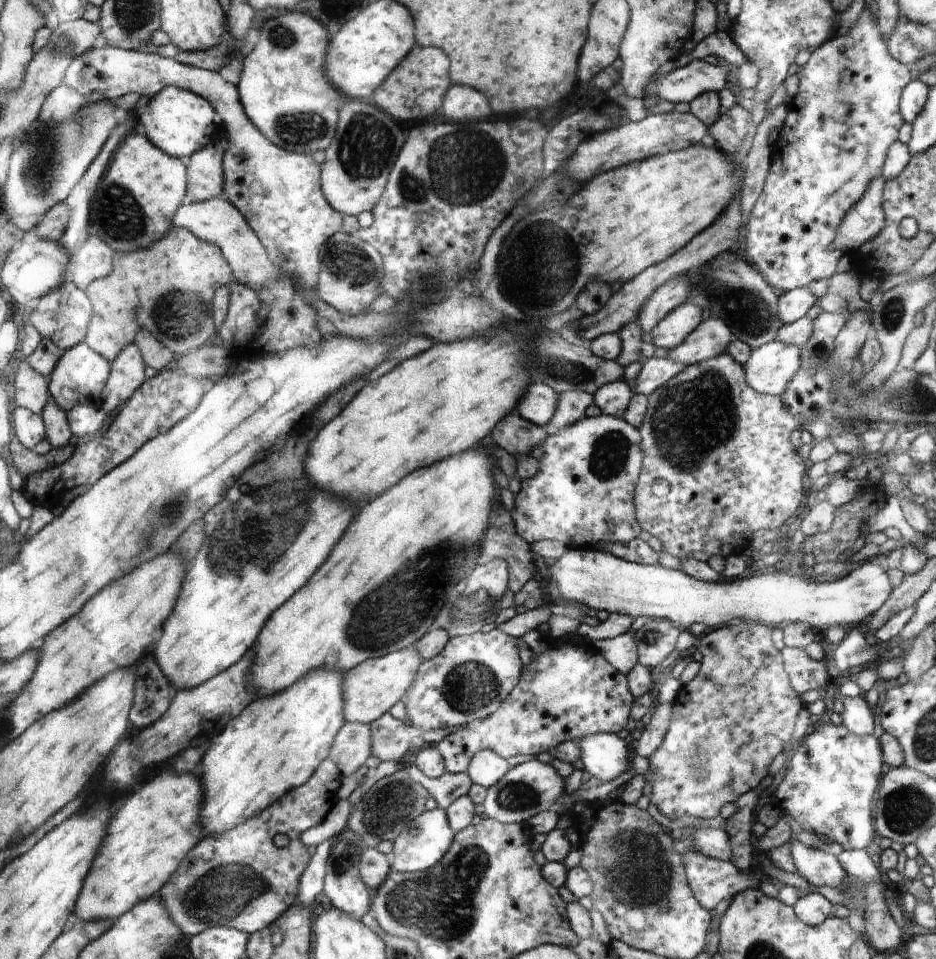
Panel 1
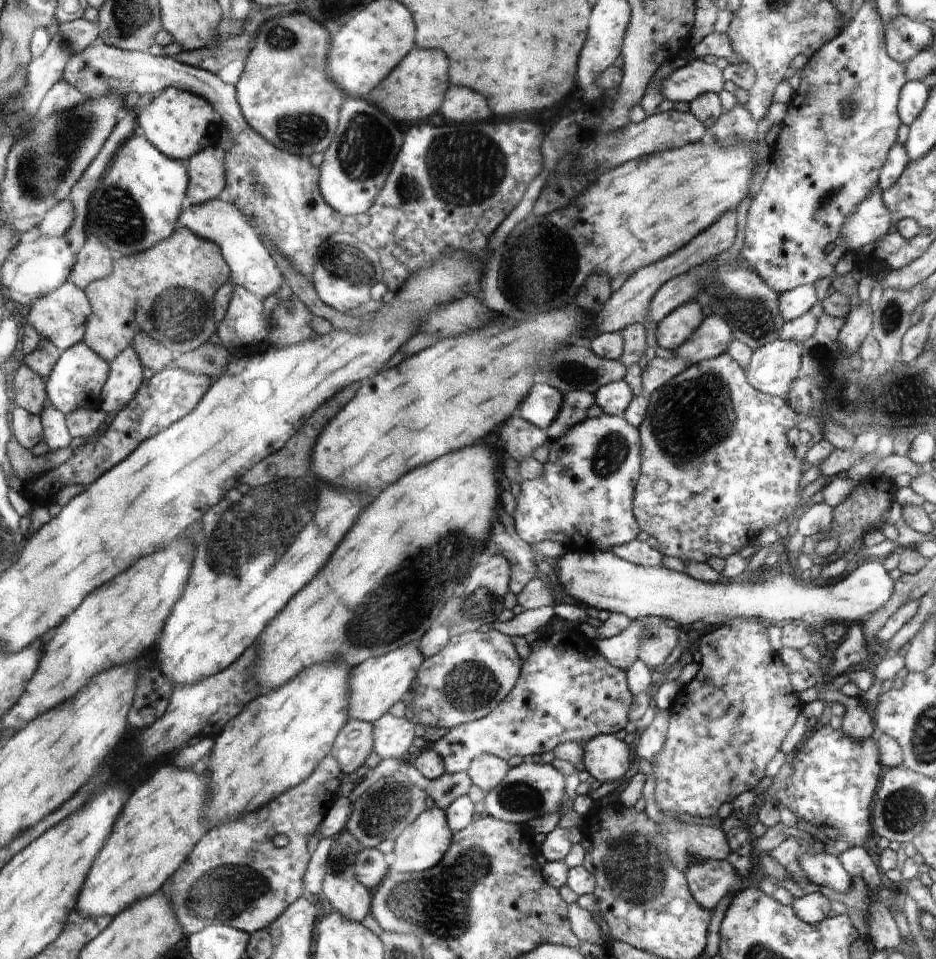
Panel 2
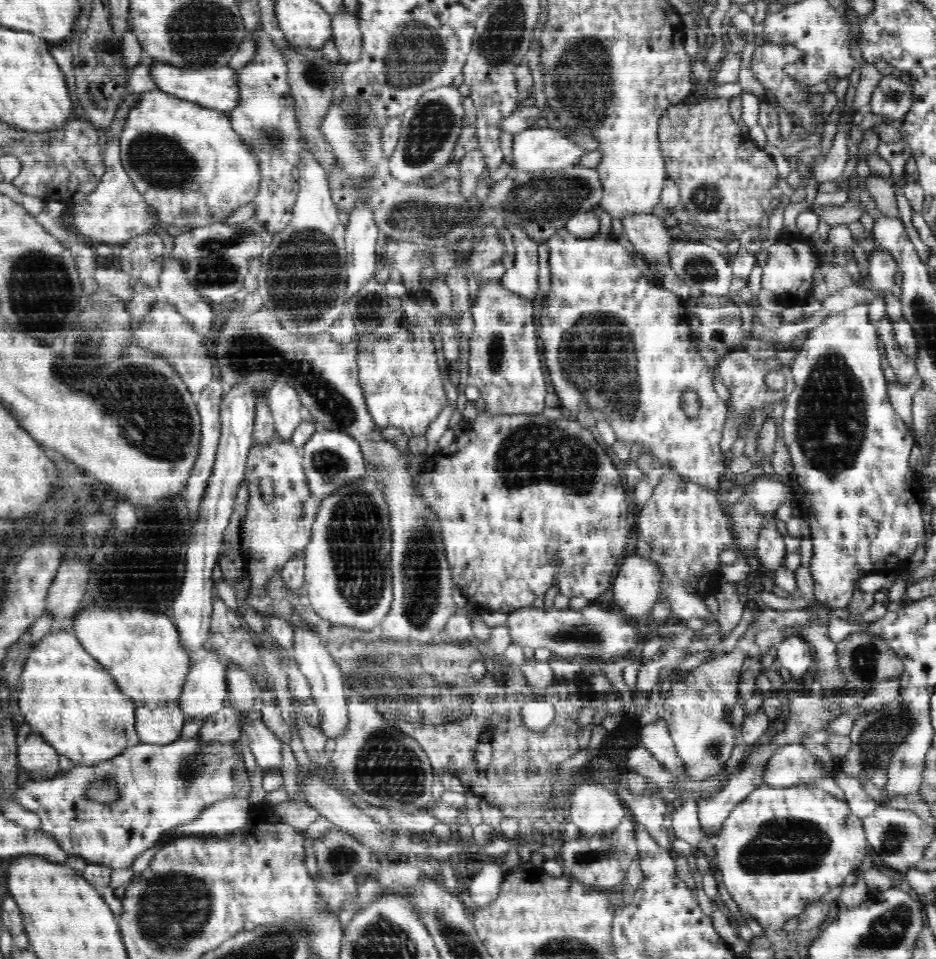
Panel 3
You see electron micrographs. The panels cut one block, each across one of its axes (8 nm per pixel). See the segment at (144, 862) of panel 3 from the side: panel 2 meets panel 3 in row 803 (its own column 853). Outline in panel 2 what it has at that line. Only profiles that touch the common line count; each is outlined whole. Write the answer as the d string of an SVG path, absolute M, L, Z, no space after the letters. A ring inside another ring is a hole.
M876 184L870 196L860 202L856 213L848 218L847 226L844 226L844 238L854 250L876 242L888 232L888 228L890 212L884 206L880 184Z

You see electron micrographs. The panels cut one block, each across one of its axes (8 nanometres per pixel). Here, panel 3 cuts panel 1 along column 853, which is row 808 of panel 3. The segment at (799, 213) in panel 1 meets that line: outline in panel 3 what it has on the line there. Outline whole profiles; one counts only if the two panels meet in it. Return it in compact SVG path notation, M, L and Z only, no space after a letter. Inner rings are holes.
M196 738L178 739L171 744L139 743L122 755L95 765L76 765L60 778L33 781L13 793L12 802L34 811L41 820L41 830L50 835L63 852L81 857L88 863L100 864L111 869L131 868L134 860L156 844L166 832L176 830L200 818L202 811L226 798L248 798L250 778L238 752L240 742L202 744ZM95 781L116 781L120 797L112 803L98 803L87 798L86 790Z

